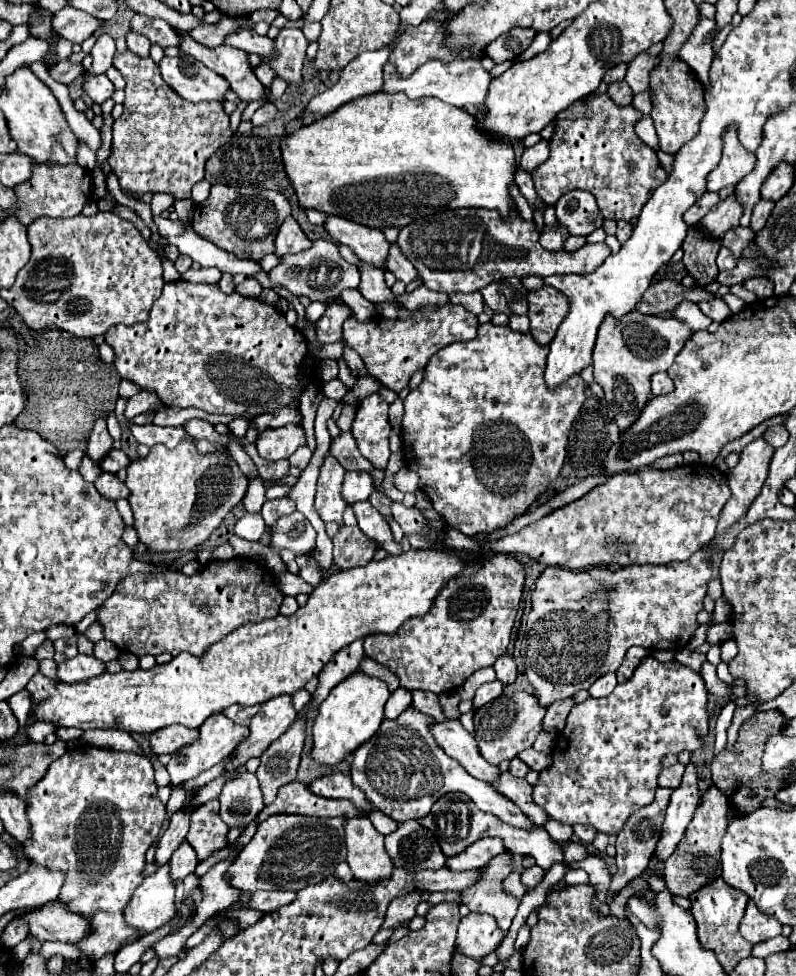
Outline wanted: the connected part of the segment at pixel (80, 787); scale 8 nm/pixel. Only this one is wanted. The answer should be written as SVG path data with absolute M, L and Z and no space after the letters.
M71 748L49 766L45 778L31 788L27 800L27 816L31 820L31 838L23 844L27 858L39 866L65 874L59 902L67 904L71 912L85 916L93 926L91 936L75 946L91 960L99 960L105 954L115 954L127 938L137 940L139 936L125 924L123 908L143 880L145 852L155 842L165 820L165 806L157 798L151 762L145 756L111 748Z

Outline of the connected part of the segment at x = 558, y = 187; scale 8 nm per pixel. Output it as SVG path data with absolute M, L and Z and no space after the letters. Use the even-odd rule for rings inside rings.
M591 94L589 98L577 100L573 106L557 114L555 132L549 140L551 154L547 162L543 162L531 172L539 198L545 204L555 204L565 192L581 188L597 198L599 210L607 220L615 220L615 222L635 220L641 208L651 198L651 194L655 192L655 188L667 180L667 172L661 168L657 154L635 134L635 124L641 118L643 114L639 110L635 110L633 106L617 106L607 94Z

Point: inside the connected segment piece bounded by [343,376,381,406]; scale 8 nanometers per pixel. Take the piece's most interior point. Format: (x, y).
(365, 387)

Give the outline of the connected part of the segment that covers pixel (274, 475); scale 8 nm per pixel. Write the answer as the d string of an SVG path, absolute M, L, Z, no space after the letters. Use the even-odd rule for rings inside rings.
M247 444L245 452L251 456L251 460L255 462L257 470L259 470L259 478L265 482L279 482L281 478L289 476L289 462L287 460L279 460L279 462L269 462L265 458L261 458L255 450L255 444Z

